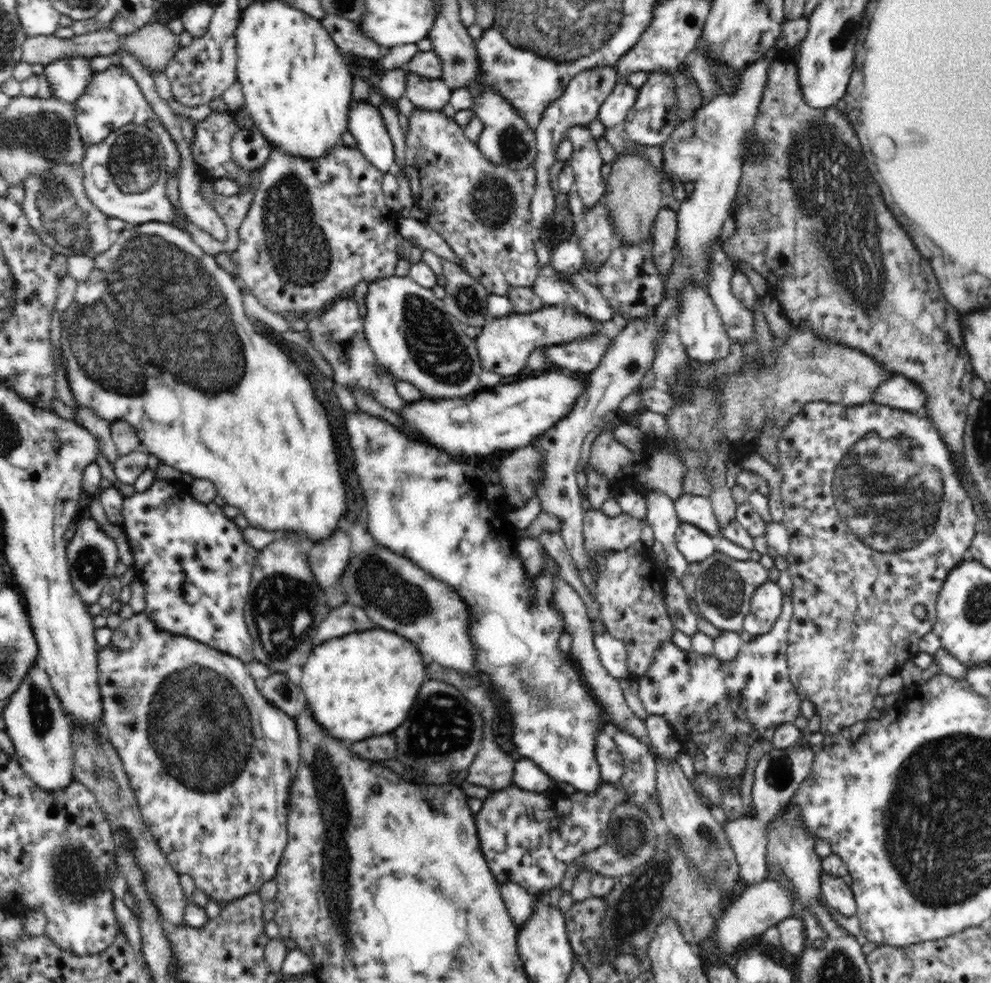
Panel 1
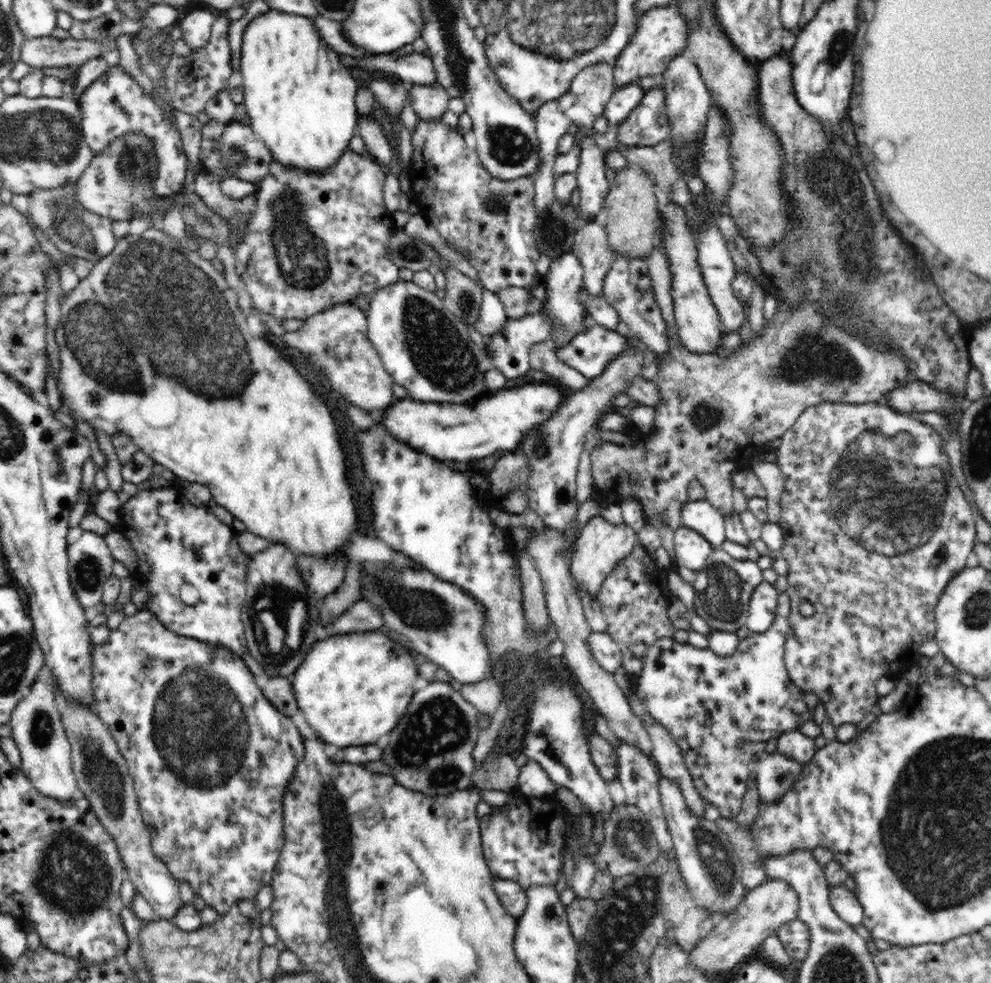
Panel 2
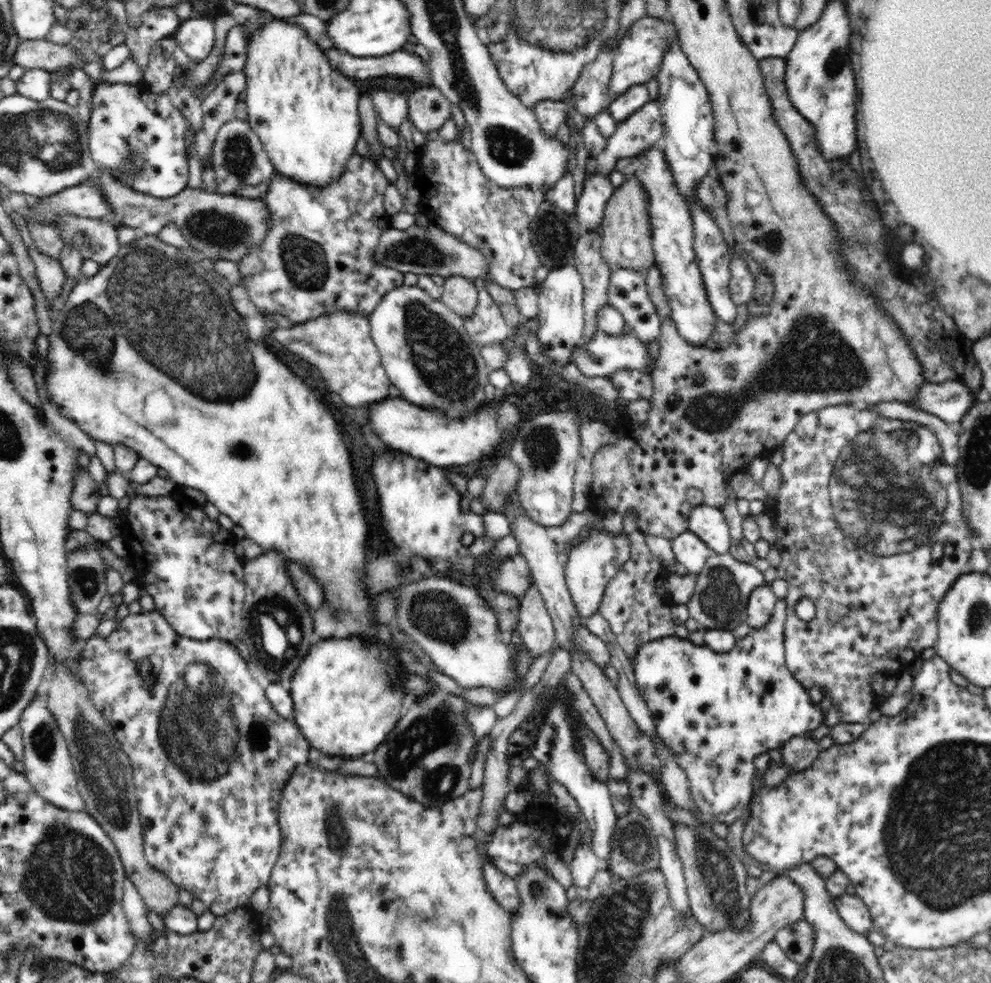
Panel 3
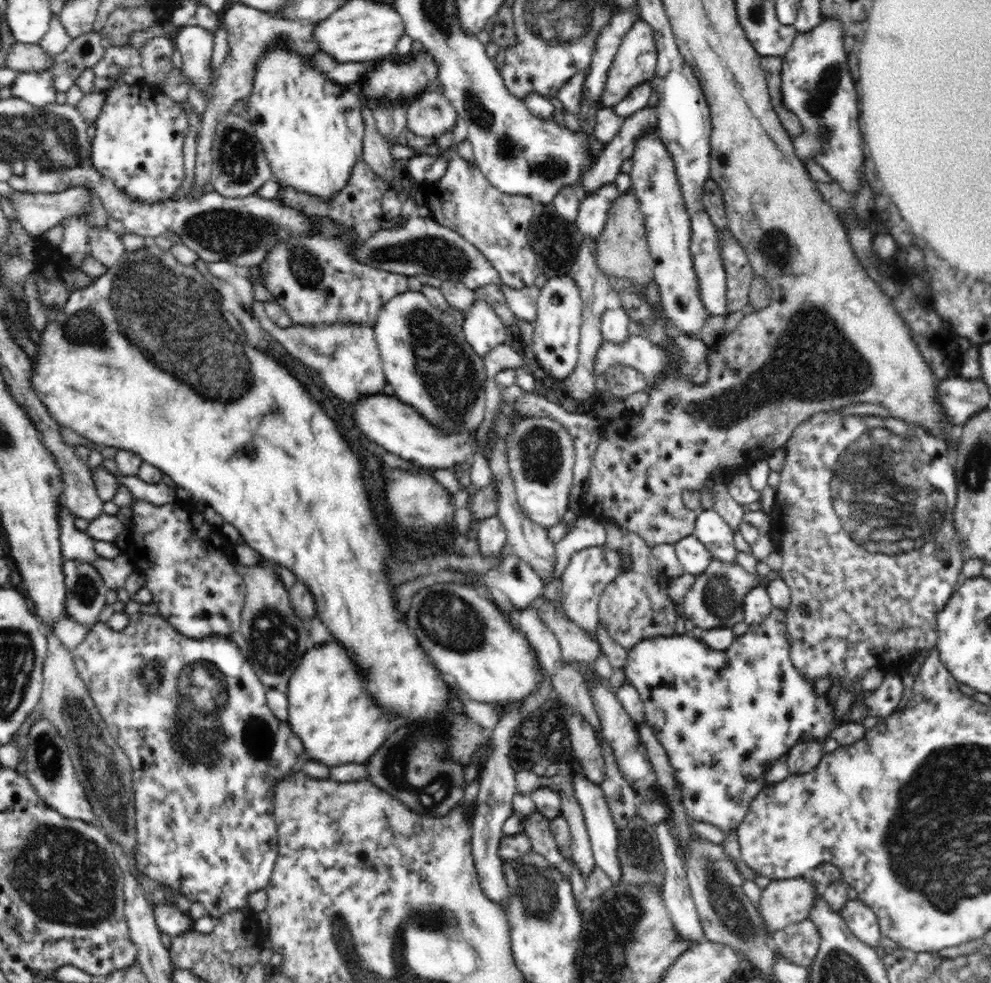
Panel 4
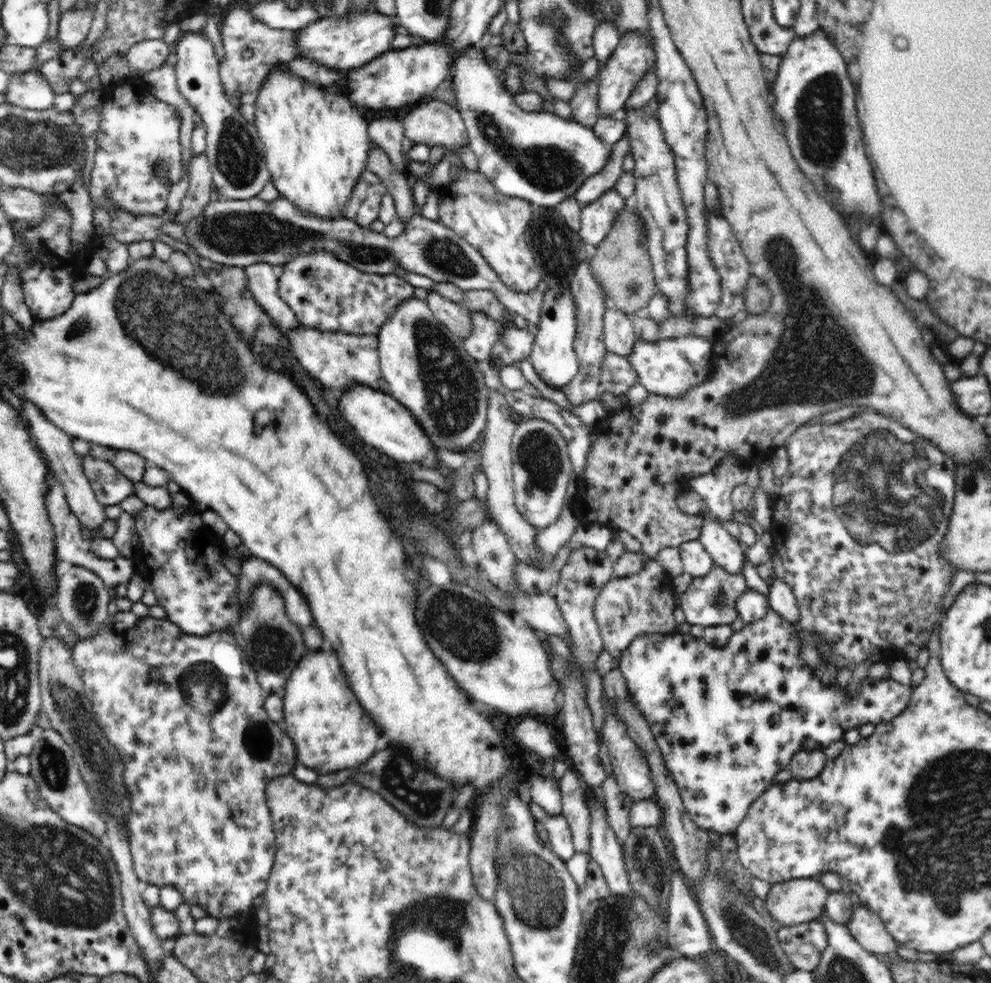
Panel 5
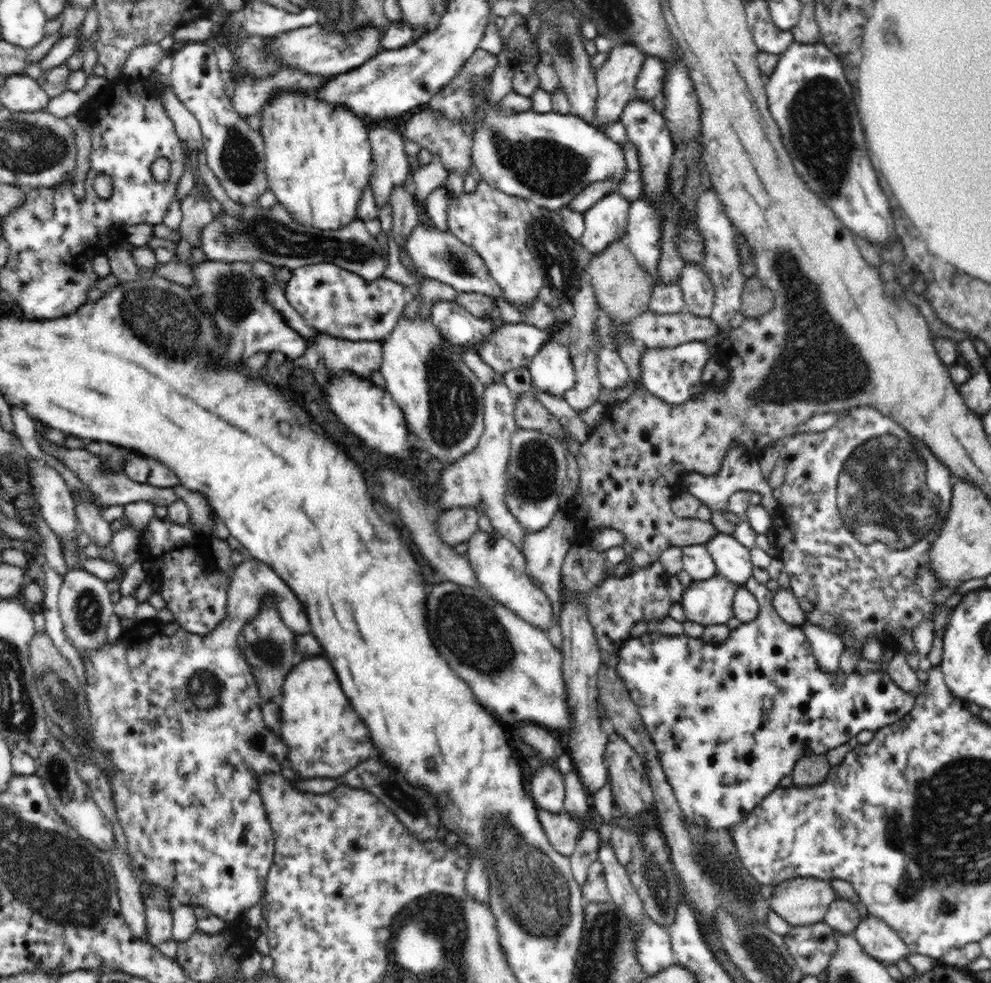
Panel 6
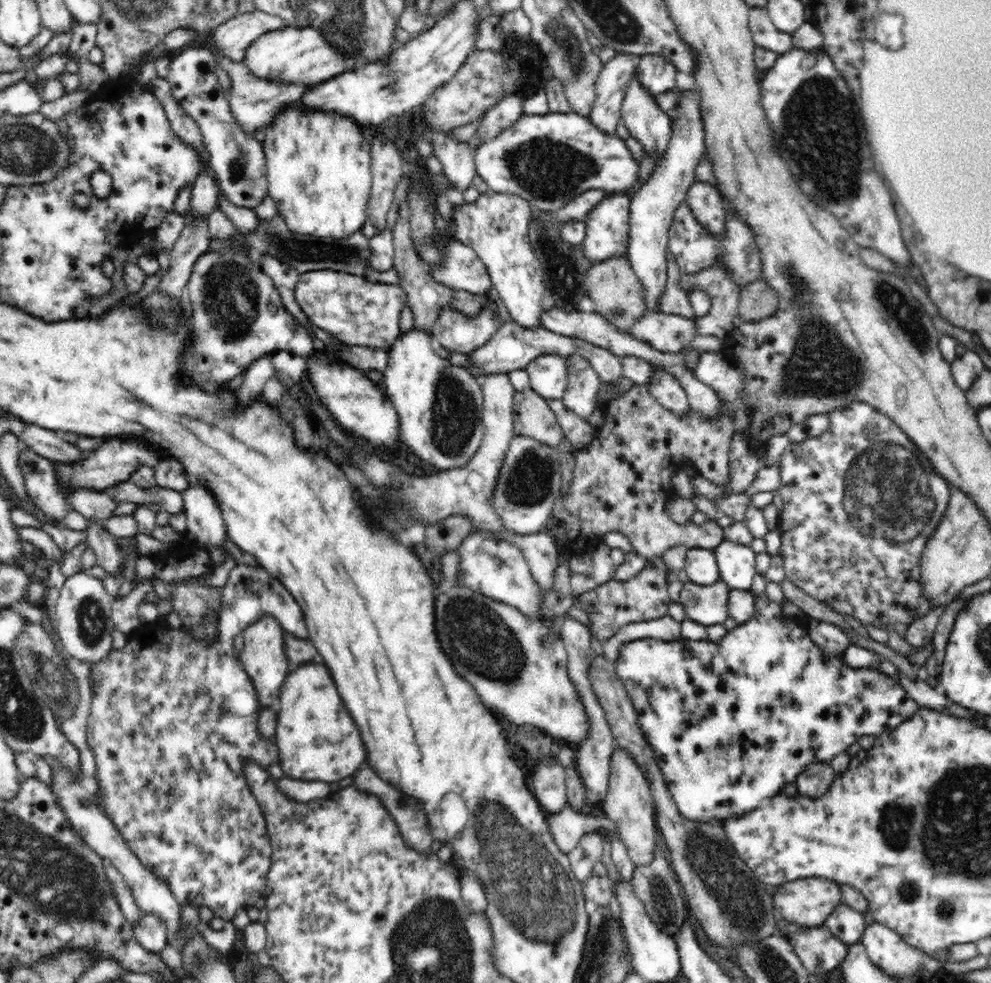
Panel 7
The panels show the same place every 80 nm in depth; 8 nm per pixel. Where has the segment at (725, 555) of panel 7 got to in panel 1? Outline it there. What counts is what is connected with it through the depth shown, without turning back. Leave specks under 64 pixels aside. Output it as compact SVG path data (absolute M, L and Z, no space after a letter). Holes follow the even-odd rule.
M684 493L682 497L676 500L675 510L681 522L697 526L700 530L714 536L716 539L722 536L720 527L718 527L718 519L714 515L708 497Z

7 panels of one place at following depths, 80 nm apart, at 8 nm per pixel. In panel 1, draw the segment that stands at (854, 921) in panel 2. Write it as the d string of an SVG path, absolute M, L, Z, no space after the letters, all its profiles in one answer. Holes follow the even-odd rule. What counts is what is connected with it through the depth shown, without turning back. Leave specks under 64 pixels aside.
M820 870L820 889L825 902L840 914L846 917L857 914L852 889L846 885L842 877L830 876L826 871Z

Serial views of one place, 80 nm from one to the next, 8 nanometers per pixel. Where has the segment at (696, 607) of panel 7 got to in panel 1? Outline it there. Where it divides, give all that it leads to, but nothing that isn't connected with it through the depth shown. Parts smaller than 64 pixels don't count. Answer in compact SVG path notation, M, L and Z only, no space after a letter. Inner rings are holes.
M714 551L708 558L702 562L703 572L698 576L695 582L695 597L694 600L698 605L700 614L704 616L710 624L716 628L723 630L736 631L740 633L743 628L744 618L750 612L750 603L754 591L761 585L768 581L768 570L752 560L734 560L728 556Z

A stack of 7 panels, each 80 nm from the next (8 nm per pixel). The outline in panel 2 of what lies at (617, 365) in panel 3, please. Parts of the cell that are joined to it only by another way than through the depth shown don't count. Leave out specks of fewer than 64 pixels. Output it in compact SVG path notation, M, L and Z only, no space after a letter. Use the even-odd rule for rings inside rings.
M591 324L582 333L576 334L568 344L554 350L554 353L562 362L592 379L600 376L616 356L628 350L626 342L626 336Z

